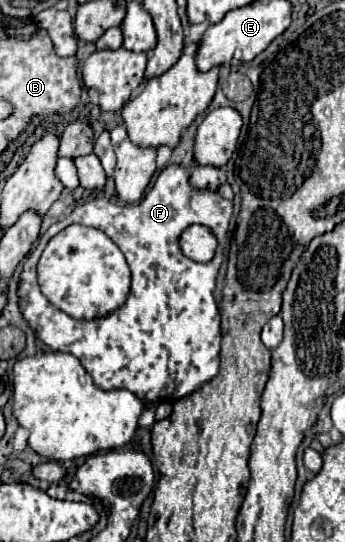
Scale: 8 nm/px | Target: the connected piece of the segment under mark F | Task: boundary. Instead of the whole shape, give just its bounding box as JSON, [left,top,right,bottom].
[17,163,233,405]

